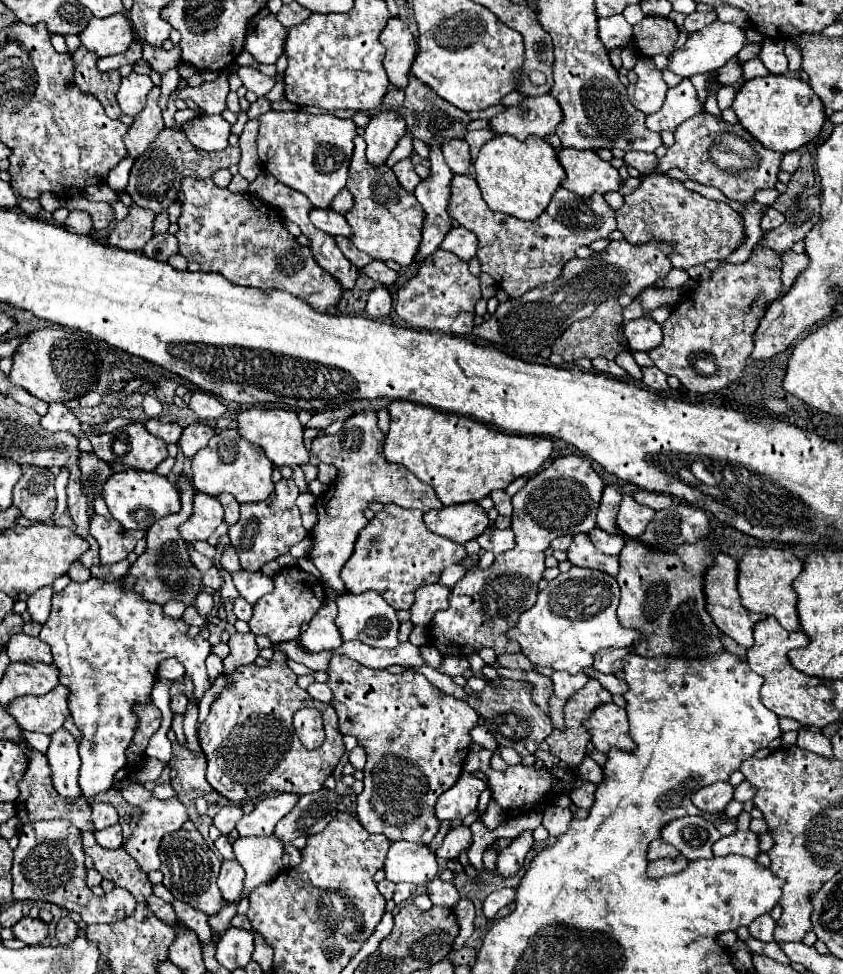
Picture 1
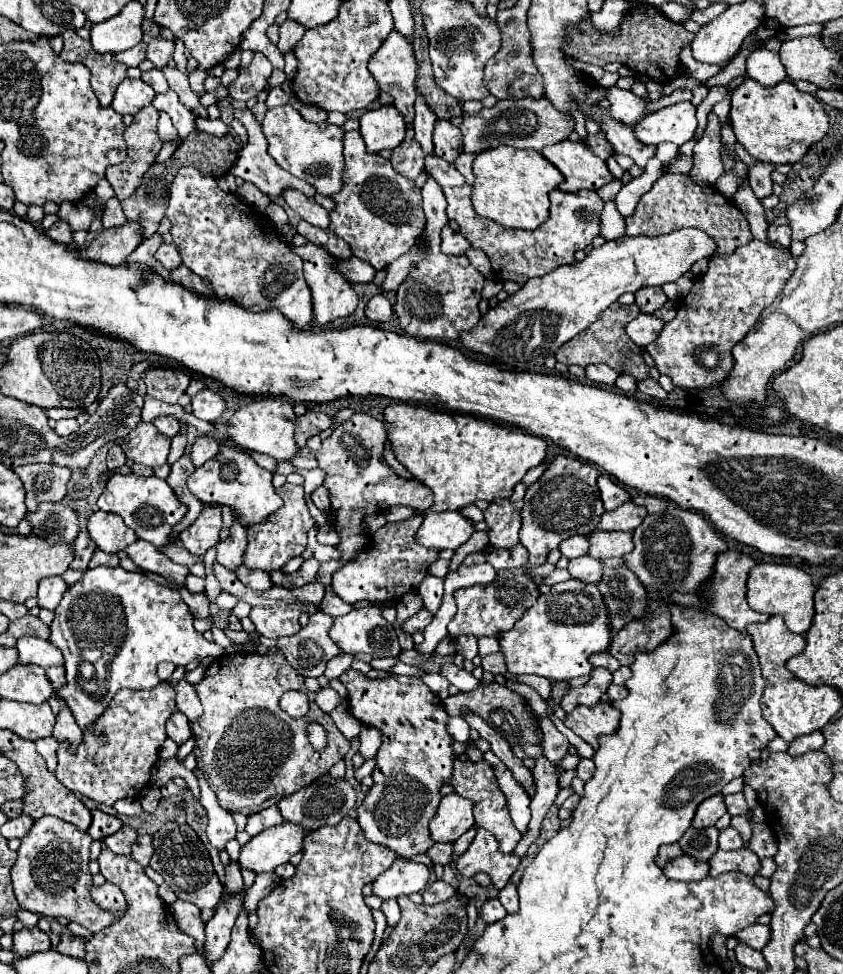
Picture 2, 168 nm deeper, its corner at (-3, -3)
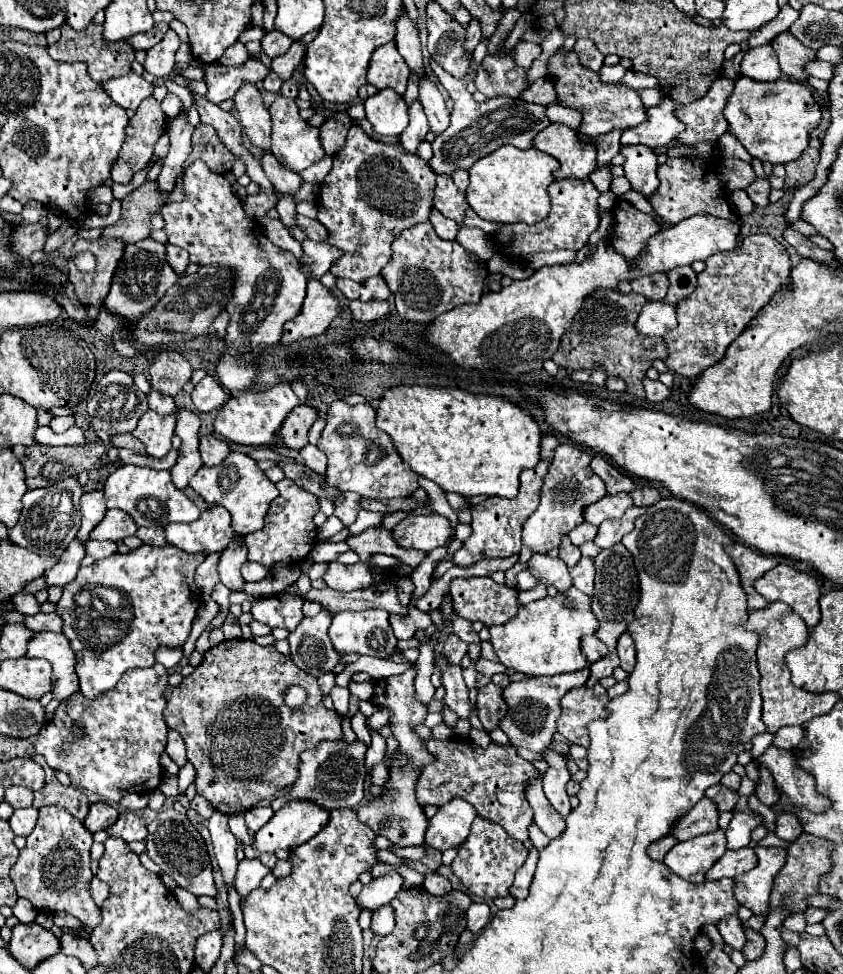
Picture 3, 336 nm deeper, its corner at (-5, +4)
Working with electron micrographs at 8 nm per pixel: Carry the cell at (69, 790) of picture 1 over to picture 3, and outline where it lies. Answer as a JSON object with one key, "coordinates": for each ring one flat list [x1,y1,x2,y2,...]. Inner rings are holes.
{"coordinates":[[36,632,28,642,28,658,46,658,54,672,52,672,52,694,54,698,64,704,68,702,80,688,78,678,74,672,76,660,74,652,70,650,70,642,62,634,54,632]]}

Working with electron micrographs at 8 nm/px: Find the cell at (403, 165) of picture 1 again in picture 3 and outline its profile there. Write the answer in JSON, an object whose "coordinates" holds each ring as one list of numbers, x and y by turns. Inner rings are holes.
{"coordinates":[[416,100,410,108,408,108,408,114,410,114,410,124,408,128,400,134,400,146,408,152,408,154,416,154,420,142,426,140,426,134,428,134,428,122,424,118,424,110,420,106,420,102]]}

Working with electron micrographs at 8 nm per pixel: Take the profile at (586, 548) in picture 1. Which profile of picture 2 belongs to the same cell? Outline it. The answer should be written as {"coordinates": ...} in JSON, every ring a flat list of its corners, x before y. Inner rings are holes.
{"coordinates":[[590,555,576,557,568,563,568,571,572,579,584,581,584,583,598,583,602,577,602,563]]}

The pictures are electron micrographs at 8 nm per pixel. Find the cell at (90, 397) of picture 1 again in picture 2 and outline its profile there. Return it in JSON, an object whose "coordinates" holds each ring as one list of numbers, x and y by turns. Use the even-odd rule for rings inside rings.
{"coordinates":[[52,408,50,411,46,411,46,417,48,419,54,419,54,421,58,421,58,419,76,418,84,410,84,408]]}

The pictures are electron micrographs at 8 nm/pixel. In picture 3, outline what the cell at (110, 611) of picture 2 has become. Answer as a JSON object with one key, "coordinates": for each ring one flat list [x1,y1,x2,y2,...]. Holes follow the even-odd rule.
{"coordinates":[[142,544,138,550,132,550,128,554,112,554,88,568,80,568,76,580,64,586,64,594,56,604,56,614,62,618,62,634,70,640,70,646,76,654,76,674,80,678,80,692,84,694,84,698,100,698,104,692,112,690,120,676,130,668,152,668,156,664,154,652,160,646,184,646,192,630,192,620,200,606,200,592,198,588,194,588,194,570,202,560,204,554,188,554,184,550,178,550,176,546,156,548],[102,598,126,600,122,608,110,608]]}

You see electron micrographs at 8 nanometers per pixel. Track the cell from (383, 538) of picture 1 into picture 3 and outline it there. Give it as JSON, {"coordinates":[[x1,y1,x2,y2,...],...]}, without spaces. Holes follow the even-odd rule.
{"coordinates":[[330,562,328,572,324,574,324,582,332,590,354,592,354,590,370,588,374,584,374,574,366,562,356,562,352,566,346,566,340,562]]}

